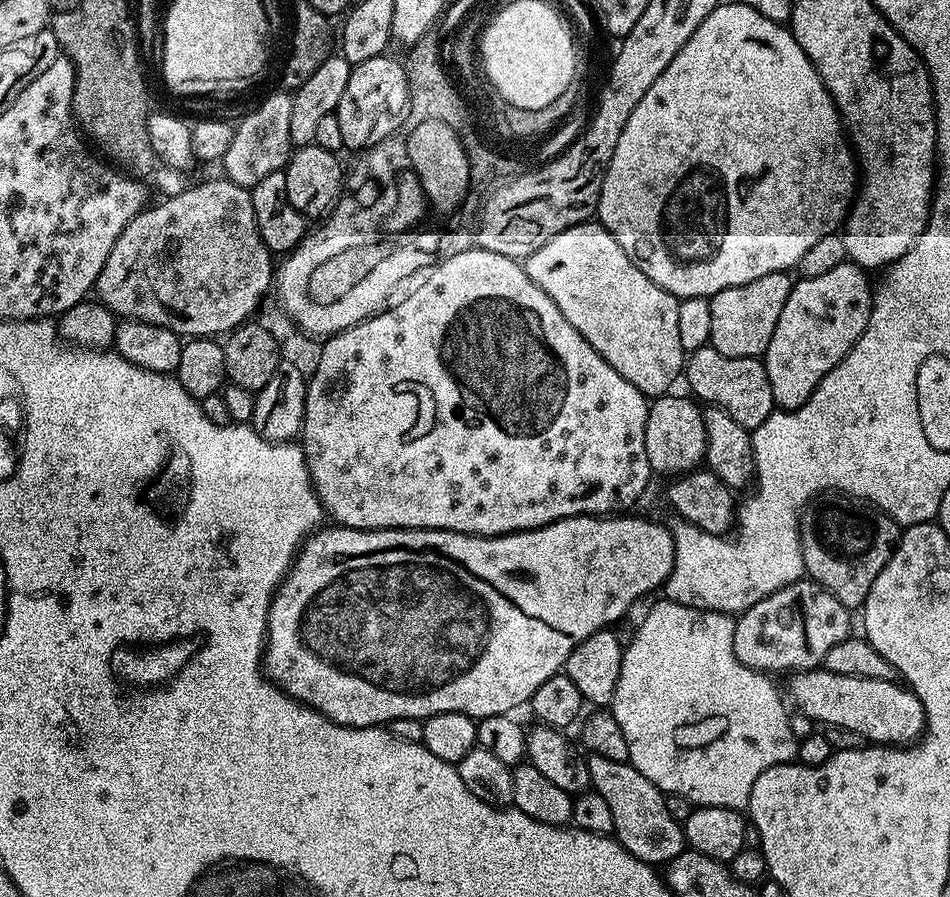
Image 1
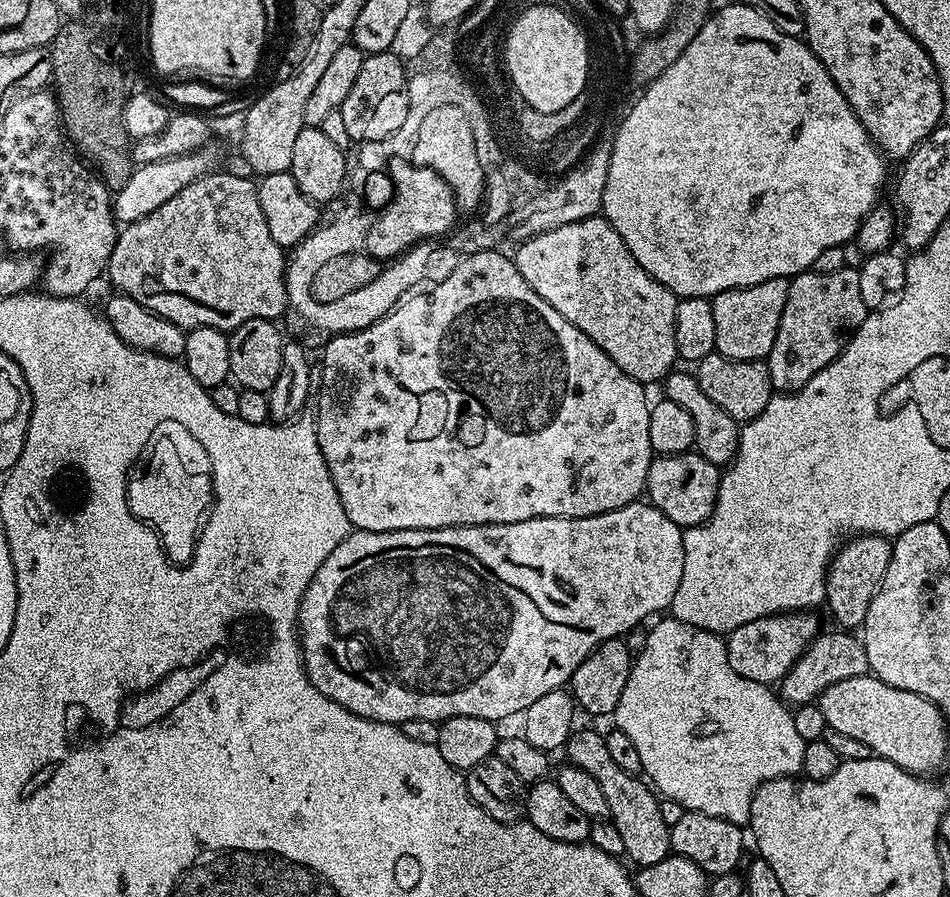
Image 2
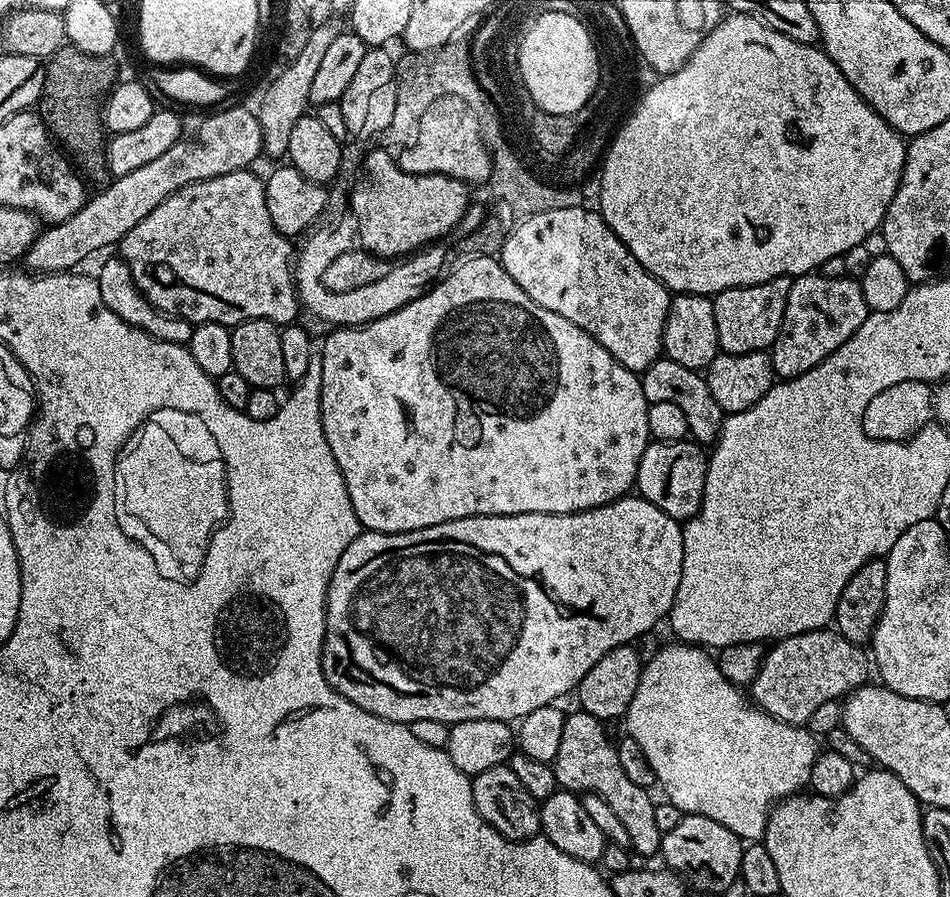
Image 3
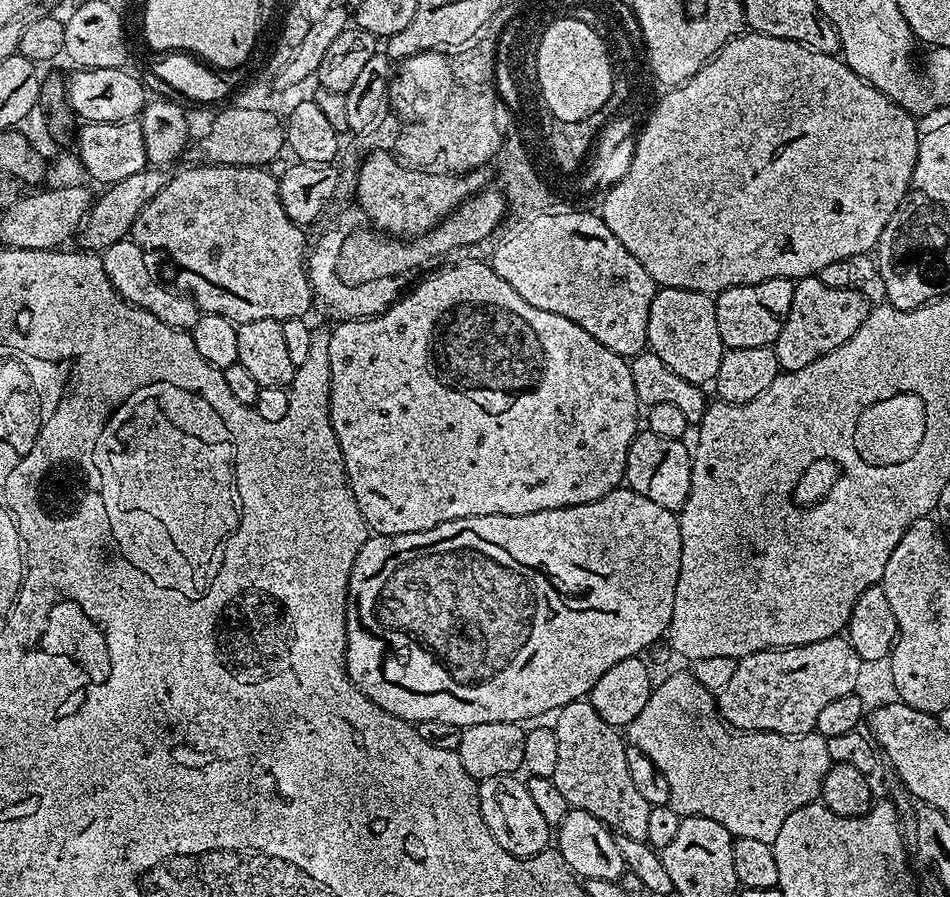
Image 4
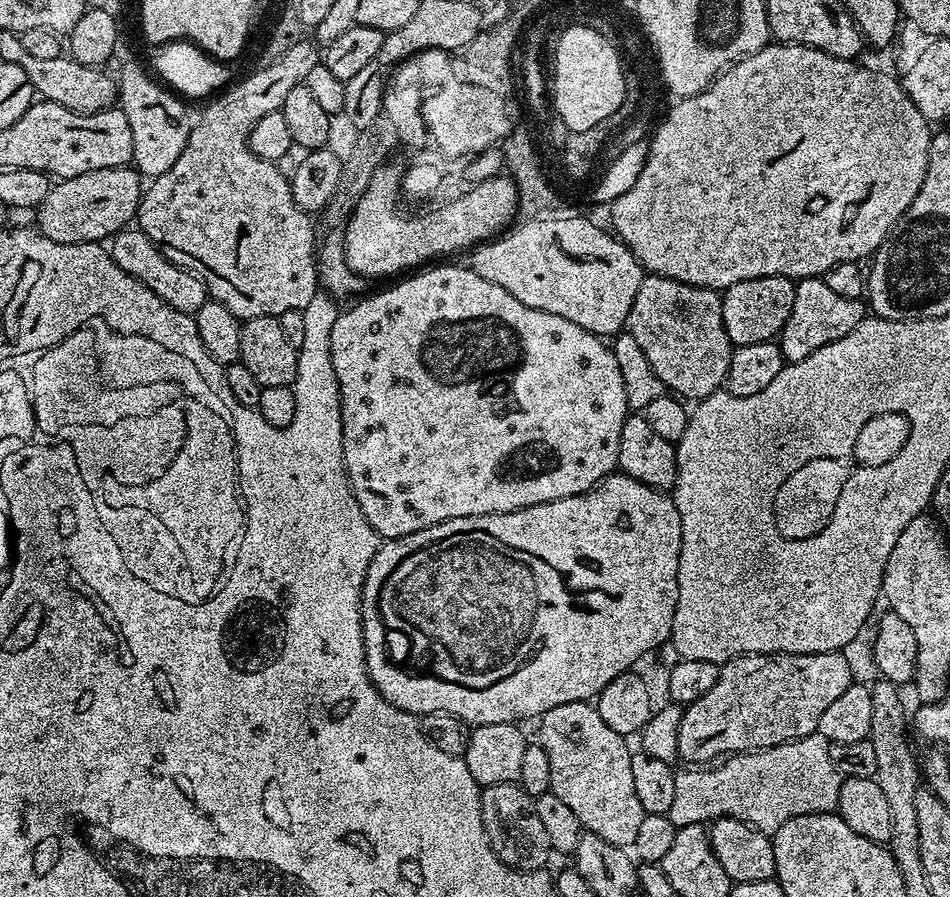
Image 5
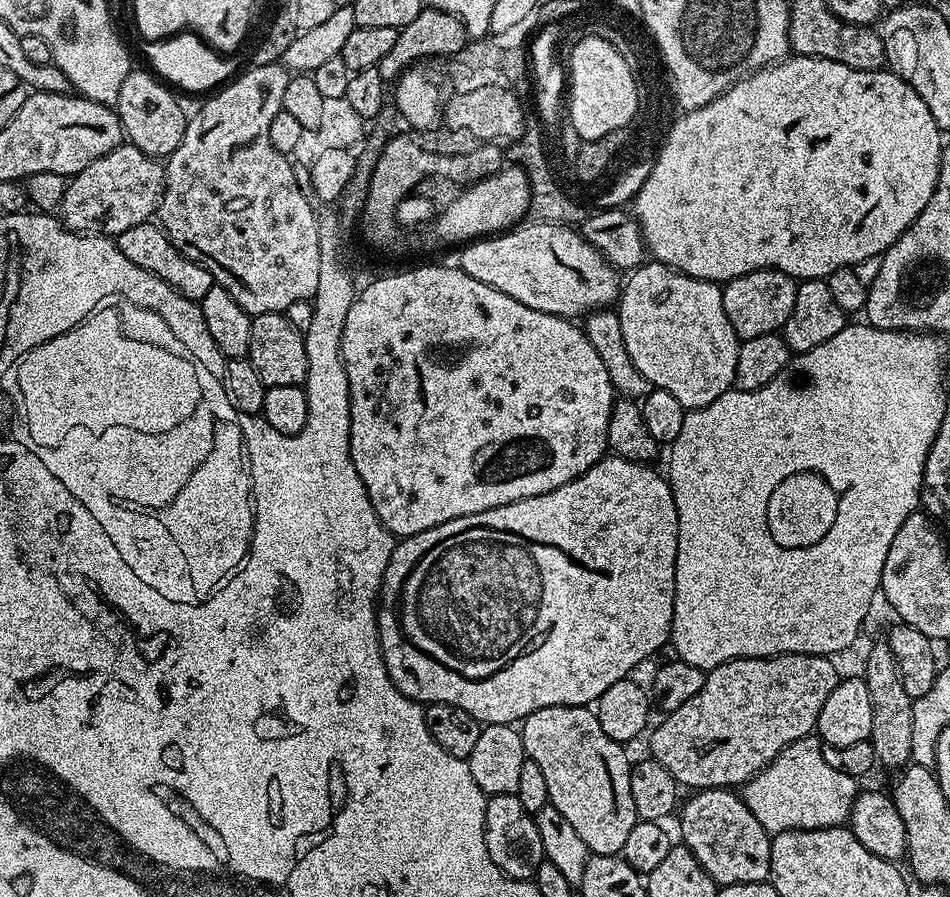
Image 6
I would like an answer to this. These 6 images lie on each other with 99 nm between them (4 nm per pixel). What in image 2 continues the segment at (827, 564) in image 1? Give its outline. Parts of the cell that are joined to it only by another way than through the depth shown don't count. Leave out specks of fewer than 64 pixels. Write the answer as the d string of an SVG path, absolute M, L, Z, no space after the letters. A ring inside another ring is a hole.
M871 534L849 539L833 556L828 565L824 598L826 608L832 611L832 616L840 623L837 625L841 629L856 630L863 625L866 610L870 610L870 602L874 602L874 594L884 581L886 566L890 566L891 557L892 544L883 536Z

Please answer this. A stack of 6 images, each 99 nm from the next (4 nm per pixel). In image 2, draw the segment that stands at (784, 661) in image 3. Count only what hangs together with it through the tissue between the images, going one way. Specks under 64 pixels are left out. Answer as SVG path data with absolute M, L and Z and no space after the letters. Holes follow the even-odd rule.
M848 630L835 631L821 631L812 645L800 655L798 662L794 662L794 666L784 675L784 679L779 681L779 691L789 705L811 704L820 693L834 686L834 682L846 682L846 678L869 675L870 669L863 639Z

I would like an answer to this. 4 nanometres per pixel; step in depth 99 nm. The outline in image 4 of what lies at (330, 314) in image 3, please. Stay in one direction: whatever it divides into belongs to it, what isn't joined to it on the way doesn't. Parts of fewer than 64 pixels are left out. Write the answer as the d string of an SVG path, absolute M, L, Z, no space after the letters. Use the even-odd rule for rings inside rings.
M337 226L328 231L325 235L315 239L316 244L311 245L306 258L308 269L308 280L312 284L313 295L330 310L331 314L338 320L358 320L367 319L369 316L378 316L385 312L390 305L395 304L405 291L404 276L385 276L375 279L359 286L345 286L338 280L336 274L337 257L347 236L347 229ZM404 288L404 289L403 289Z

